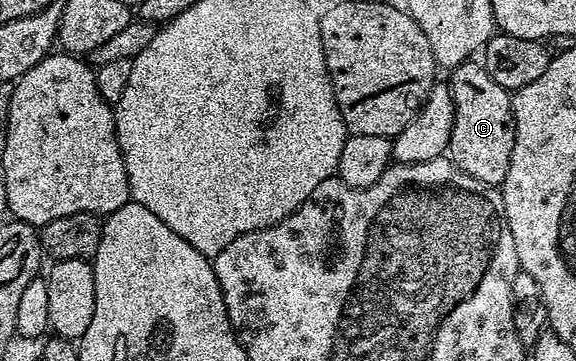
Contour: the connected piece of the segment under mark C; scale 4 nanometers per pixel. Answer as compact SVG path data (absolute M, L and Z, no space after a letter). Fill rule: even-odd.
M474 59L450 69L449 76L449 87L455 107L449 159L458 168L465 170L465 174L477 178L477 182L492 186L502 185L505 174L509 174L509 158L513 158L515 141L512 93L499 86L483 64Z

